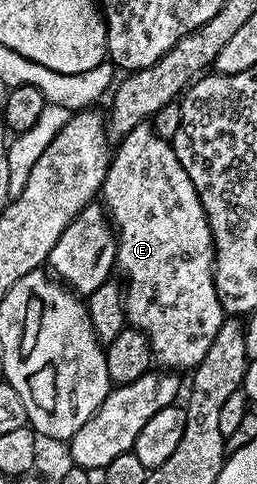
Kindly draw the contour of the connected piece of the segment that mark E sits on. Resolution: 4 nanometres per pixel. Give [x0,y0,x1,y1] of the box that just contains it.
[102,123,226,371]

